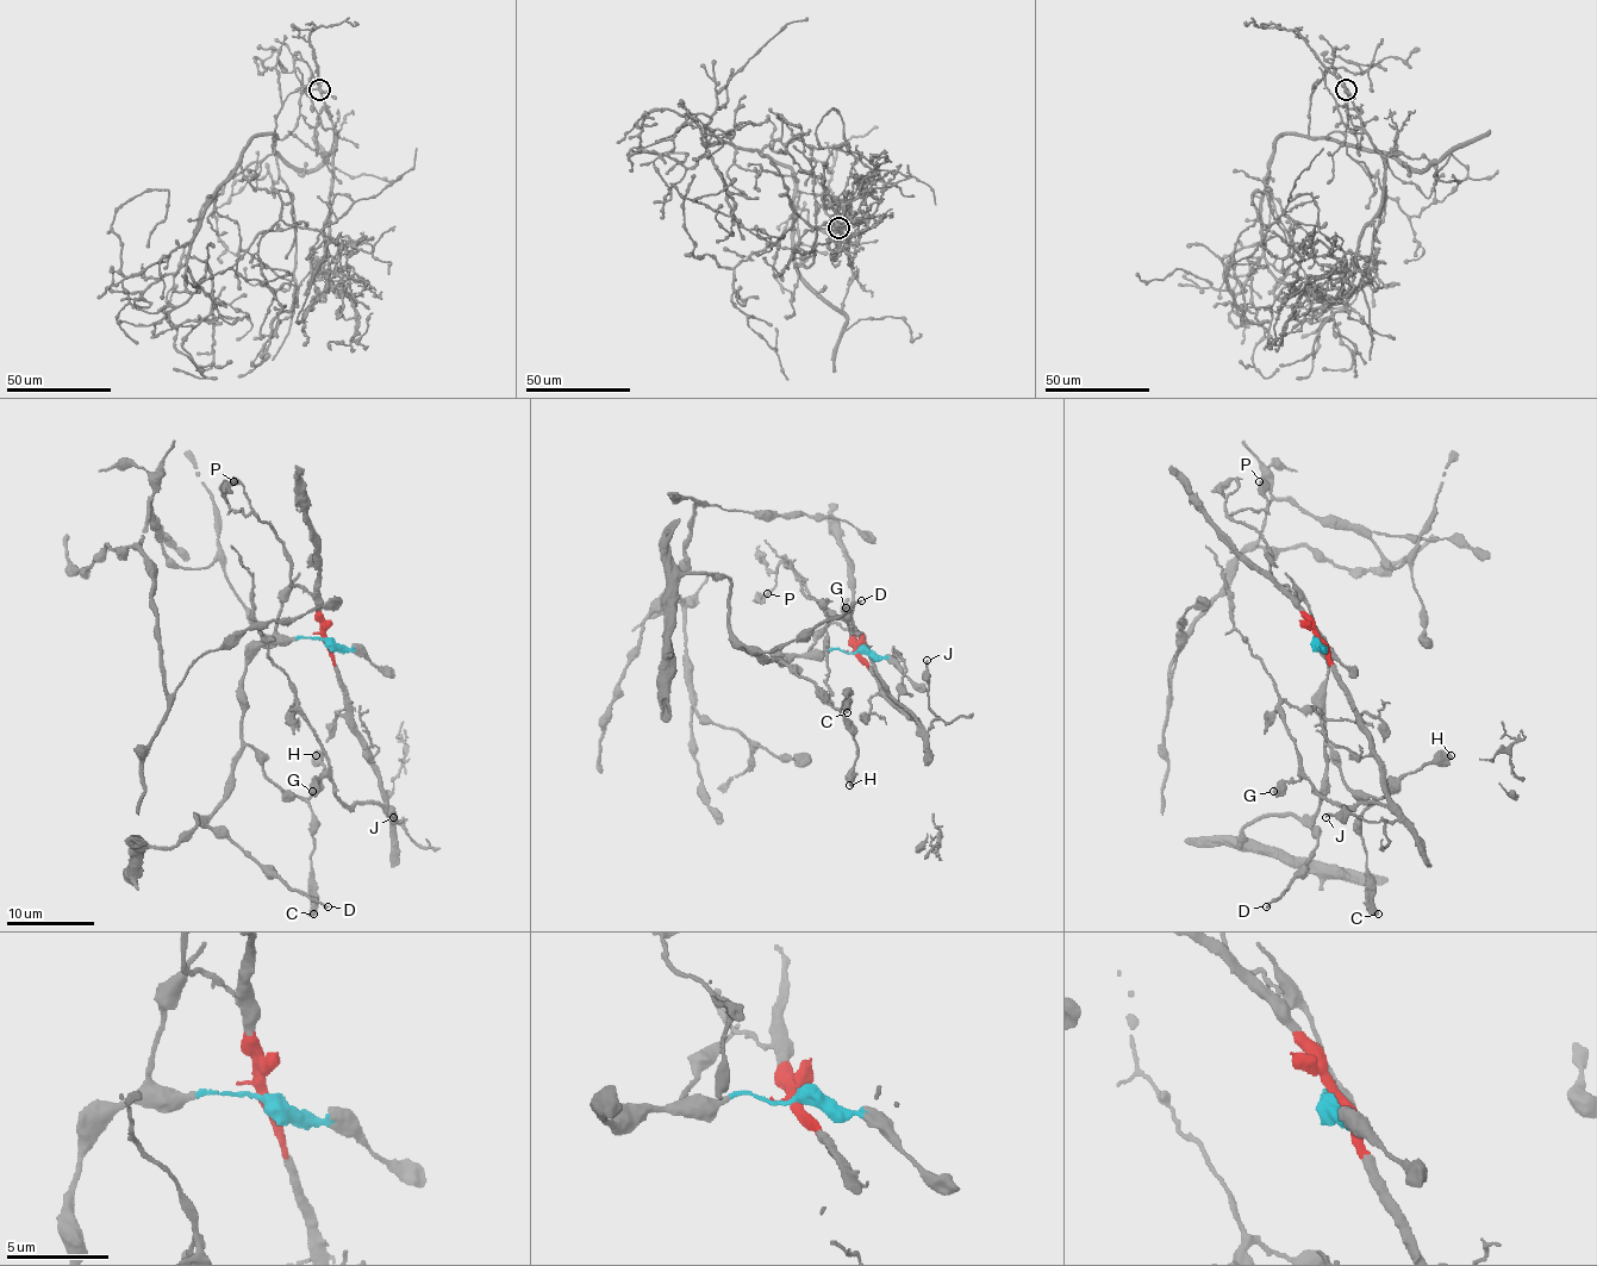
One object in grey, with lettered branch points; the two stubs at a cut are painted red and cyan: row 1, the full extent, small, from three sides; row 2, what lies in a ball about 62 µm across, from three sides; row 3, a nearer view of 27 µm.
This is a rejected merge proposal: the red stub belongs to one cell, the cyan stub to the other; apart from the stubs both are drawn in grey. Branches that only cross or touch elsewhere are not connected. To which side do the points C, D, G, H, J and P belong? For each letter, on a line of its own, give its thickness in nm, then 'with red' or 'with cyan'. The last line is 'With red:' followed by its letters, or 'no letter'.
C: calibre 550 nm; with cyan
D: calibre 180 nm; with cyan
G: calibre 600 nm; with red
H: calibre 600 nm; with cyan
J: calibre 150 nm; with red
P: calibre 300 nm; with red
With red: G, J, P

